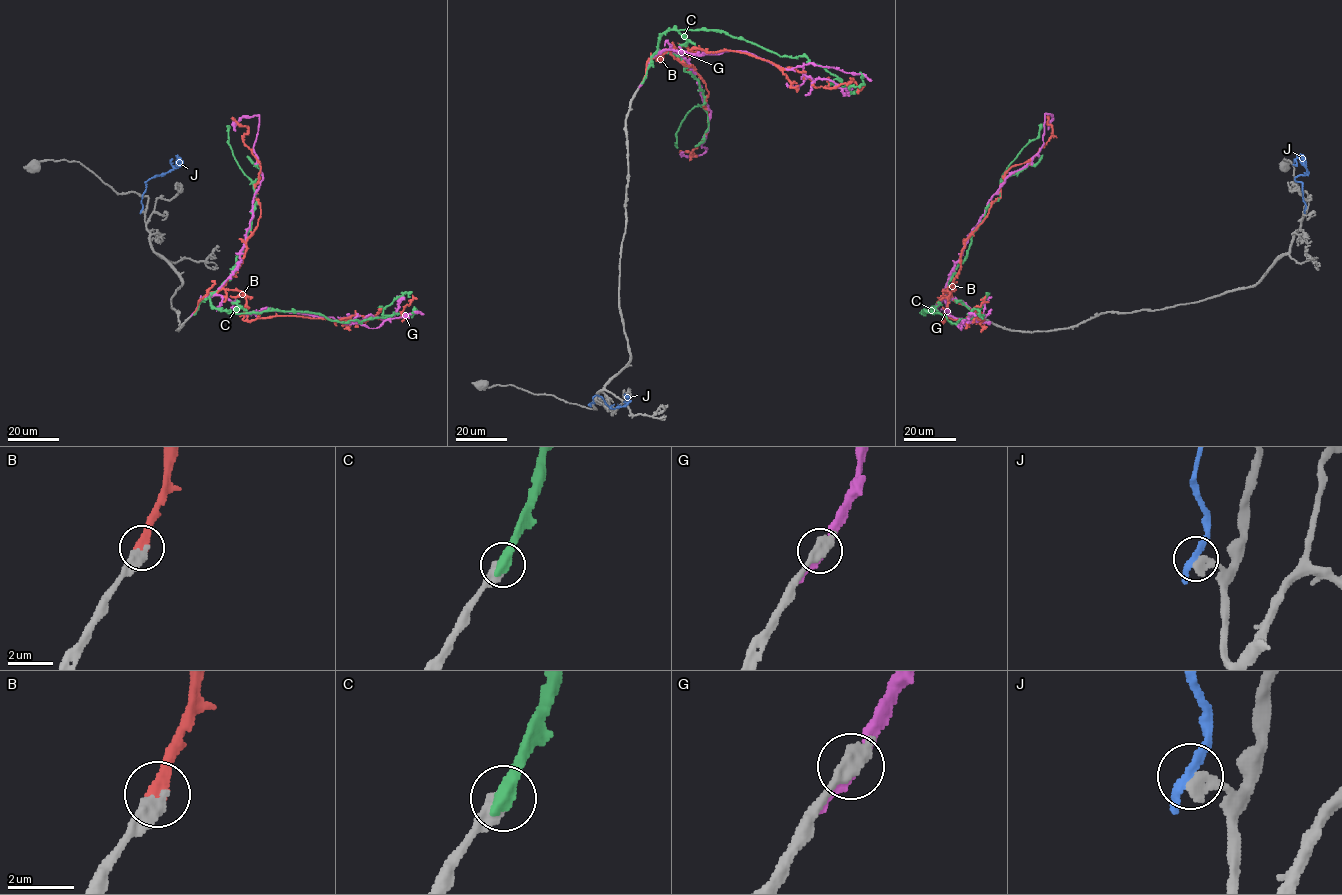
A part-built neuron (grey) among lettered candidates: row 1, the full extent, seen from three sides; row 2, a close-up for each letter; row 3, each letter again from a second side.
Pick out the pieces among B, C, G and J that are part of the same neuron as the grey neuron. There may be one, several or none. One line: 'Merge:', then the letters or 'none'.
Merge: B

